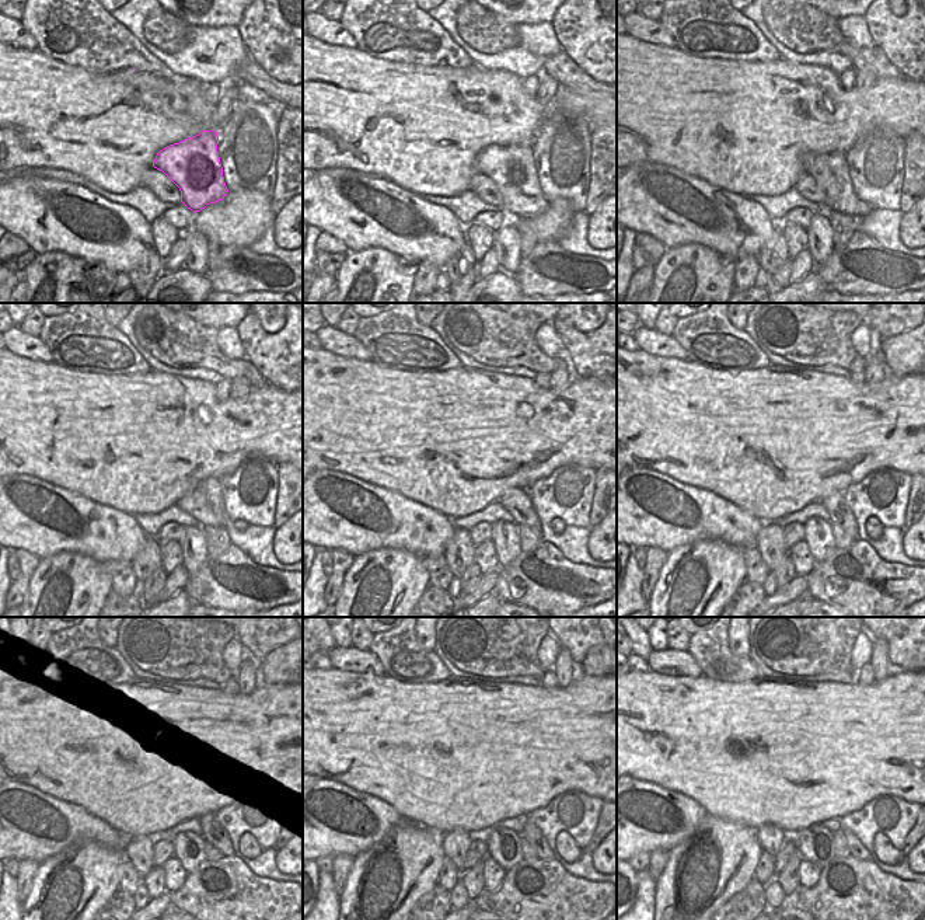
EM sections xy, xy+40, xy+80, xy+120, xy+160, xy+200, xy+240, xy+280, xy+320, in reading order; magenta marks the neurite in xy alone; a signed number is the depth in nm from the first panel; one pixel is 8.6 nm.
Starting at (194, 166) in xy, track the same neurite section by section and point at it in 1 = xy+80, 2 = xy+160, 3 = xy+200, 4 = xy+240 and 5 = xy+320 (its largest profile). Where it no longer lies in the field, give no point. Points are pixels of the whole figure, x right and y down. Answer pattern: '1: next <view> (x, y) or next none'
1: next xy+80 (830, 171)
2: next xy+160 (557, 525)
3: next xy+200 (873, 526)
4: next xy+240 (248, 846)
5: next xy+320 (885, 851)

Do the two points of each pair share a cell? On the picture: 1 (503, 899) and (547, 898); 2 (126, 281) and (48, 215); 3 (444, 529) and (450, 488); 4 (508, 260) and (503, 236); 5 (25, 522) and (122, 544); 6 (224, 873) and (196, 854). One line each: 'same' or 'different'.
1: same
2: different
3: different
4: same
5: same
6: different

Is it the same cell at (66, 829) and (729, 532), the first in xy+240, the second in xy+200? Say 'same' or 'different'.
same

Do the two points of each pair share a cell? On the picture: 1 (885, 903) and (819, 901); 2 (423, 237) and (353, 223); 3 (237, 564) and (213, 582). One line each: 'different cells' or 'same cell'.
1: same cell
2: same cell
3: same cell

